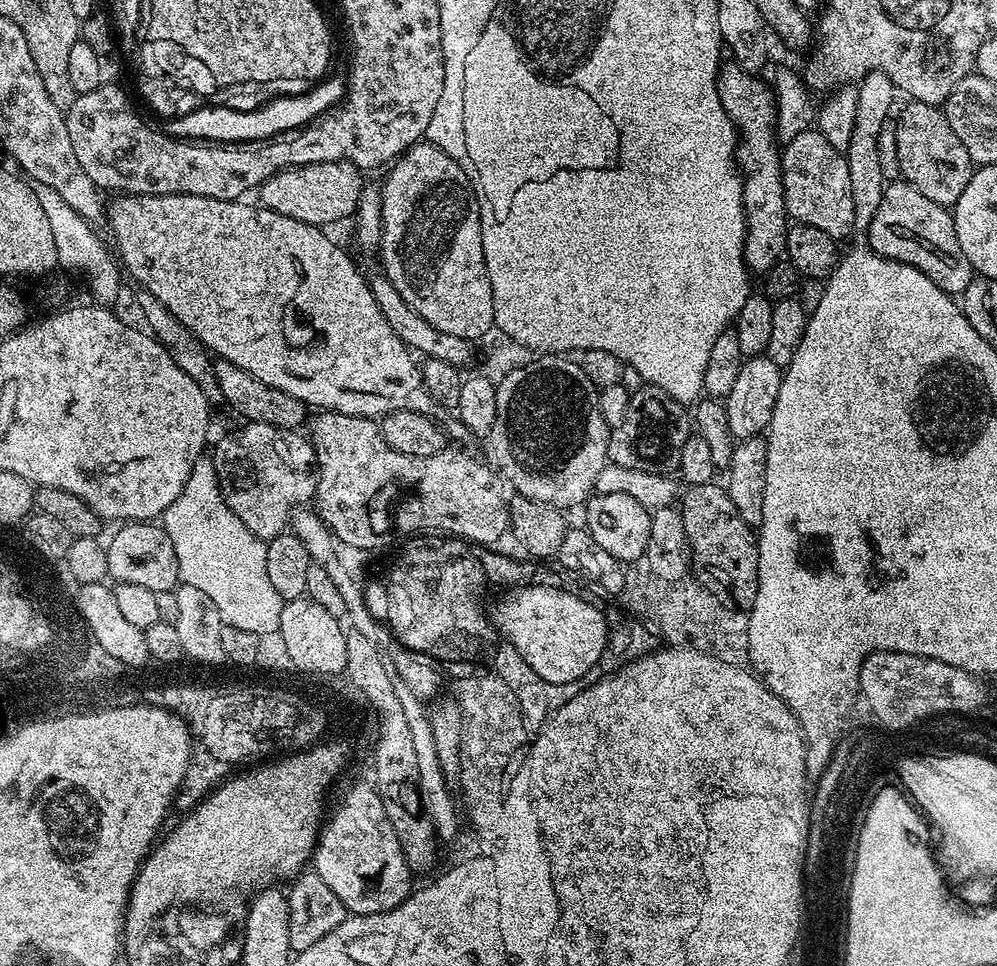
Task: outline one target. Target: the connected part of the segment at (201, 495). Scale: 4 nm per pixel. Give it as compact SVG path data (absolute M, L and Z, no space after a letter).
M211 459L197 460L186 486L182 486L182 494L178 494L178 498L174 498L172 505L165 510L162 523L170 534L170 542L174 542L174 554L178 554L180 580L202 590L202 594L206 594L206 598L214 602L225 624L238 630L252 632L261 638L267 638L271 632L272 635L279 633L280 615L285 601L280 599L278 590L274 590L270 577L266 574L268 545L265 541L259 540L253 532L246 530L246 526L234 515L230 506L226 506Z

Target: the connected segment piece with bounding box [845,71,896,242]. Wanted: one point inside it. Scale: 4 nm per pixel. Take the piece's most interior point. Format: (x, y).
(875, 92)

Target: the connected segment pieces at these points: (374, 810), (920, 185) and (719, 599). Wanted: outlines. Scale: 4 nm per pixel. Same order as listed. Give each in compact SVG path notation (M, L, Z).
M371 783L356 784L353 788L346 789L344 797L337 802L336 809L333 812L331 809L316 842L314 870L322 878L322 882L326 882L326 886L330 886L334 894L338 894L342 906L353 916L373 916L389 912L408 899L414 888L414 876L404 863L404 851L398 842L398 834L394 834L394 826L390 826L390 818L386 818L386 806Z
M912 100L900 112L900 121L894 124L896 149L900 163L899 175L912 184L930 202L938 202L942 207L951 209L962 198L966 182L970 182L974 165L966 147L958 140L947 122L943 107Z
M716 482L693 484L678 504L682 526L686 526L690 572L717 605L748 610L758 594L758 536L749 524L742 522L742 514L734 510L734 502L730 502L727 491L718 485Z

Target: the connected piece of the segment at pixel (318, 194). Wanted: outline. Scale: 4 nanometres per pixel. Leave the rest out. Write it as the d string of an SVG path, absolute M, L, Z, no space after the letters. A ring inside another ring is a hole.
M347 160L338 162L322 162L321 164L307 164L301 168L289 168L276 173L270 179L264 181L258 189L259 203L265 208L274 210L278 214L286 214L286 218L298 218L307 224L317 226L329 226L335 220L344 220L353 215L360 201L362 183L360 184L361 169L349 164Z

